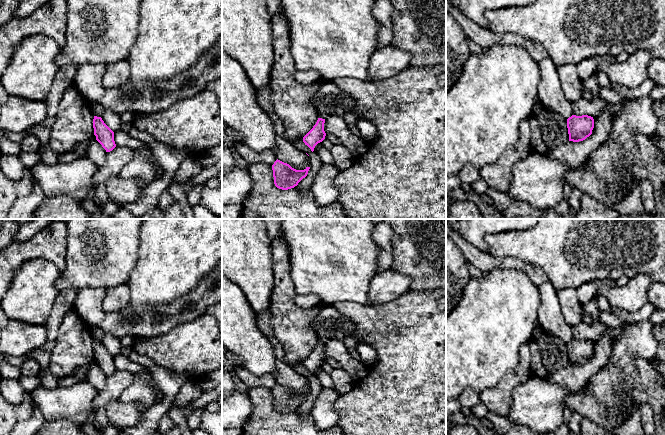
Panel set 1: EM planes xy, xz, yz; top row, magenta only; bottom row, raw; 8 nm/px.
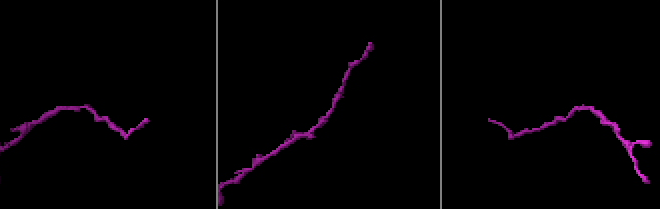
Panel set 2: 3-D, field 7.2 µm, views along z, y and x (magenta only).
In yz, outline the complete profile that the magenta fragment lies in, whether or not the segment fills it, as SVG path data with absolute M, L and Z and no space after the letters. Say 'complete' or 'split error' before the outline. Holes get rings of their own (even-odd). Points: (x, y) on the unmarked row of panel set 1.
complete; M572 339L567 343L569 365L579 366L592 358L594 343L588 339Z

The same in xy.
complete; M94 340L94 359L106 376L112 375L115 371L114 356L104 347L101 341Z

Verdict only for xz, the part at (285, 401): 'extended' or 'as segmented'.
as segmented

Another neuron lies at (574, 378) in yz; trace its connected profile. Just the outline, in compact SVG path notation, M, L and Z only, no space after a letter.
M606 333L596 342L594 356L589 361L579 366L568 365L547 376L548 380L578 392L607 363L613 349L612 341L613 338Z

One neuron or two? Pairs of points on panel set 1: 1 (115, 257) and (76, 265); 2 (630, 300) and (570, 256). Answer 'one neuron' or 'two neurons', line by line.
1: one neuron
2: two neurons

